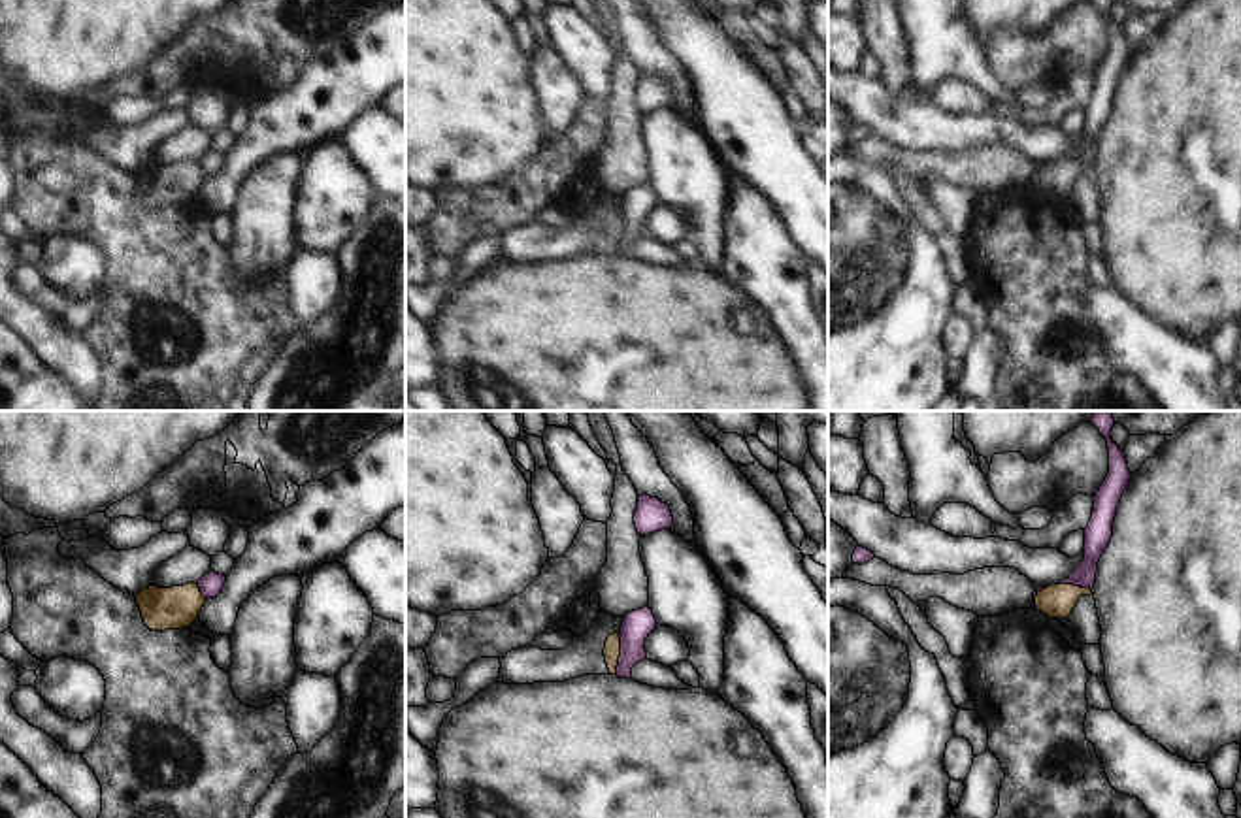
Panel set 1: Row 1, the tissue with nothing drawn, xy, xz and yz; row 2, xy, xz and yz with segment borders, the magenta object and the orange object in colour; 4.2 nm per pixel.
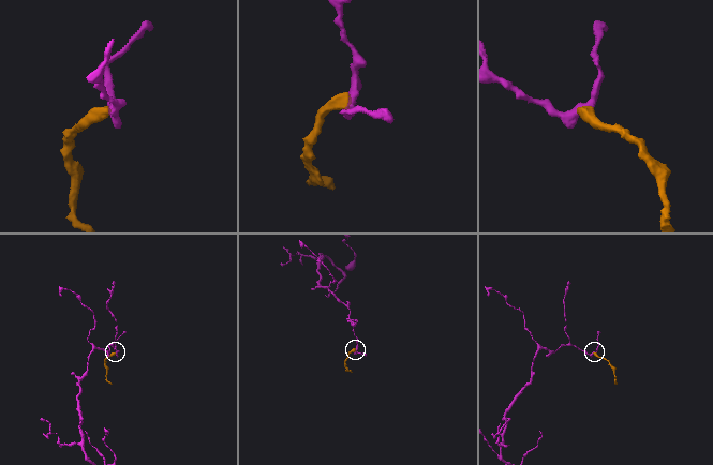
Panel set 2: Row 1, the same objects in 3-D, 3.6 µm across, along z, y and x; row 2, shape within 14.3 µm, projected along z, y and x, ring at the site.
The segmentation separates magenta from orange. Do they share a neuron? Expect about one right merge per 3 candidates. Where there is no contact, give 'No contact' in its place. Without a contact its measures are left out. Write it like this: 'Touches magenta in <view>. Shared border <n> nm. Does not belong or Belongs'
Touches magenta in xz. Shared border 170 nm. Does not belong

